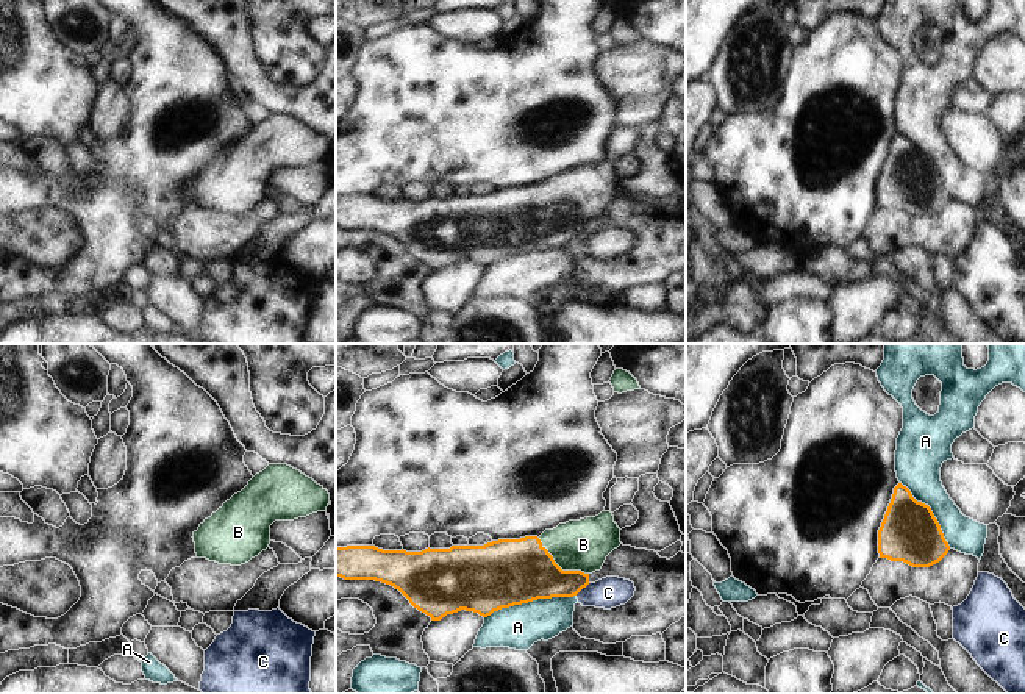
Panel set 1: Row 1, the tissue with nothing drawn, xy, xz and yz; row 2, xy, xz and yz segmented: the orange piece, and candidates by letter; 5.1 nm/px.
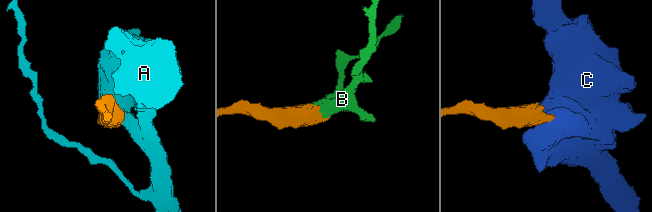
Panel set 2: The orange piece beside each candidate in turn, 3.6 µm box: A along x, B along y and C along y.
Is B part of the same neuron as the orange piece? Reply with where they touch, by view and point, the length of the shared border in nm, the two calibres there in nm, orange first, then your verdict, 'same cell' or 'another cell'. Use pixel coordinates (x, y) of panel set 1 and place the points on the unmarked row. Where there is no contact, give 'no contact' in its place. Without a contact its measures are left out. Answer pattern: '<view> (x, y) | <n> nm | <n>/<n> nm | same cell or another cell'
xz (558, 216) | 320 nm | 340/260 nm | same cell

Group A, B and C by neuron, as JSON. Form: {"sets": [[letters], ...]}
{"sets": [["A"], ["B"], ["C"]]}

